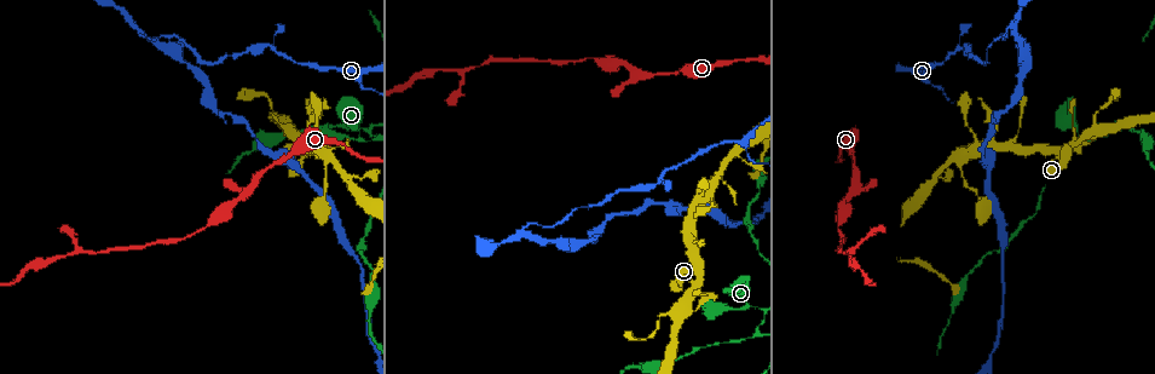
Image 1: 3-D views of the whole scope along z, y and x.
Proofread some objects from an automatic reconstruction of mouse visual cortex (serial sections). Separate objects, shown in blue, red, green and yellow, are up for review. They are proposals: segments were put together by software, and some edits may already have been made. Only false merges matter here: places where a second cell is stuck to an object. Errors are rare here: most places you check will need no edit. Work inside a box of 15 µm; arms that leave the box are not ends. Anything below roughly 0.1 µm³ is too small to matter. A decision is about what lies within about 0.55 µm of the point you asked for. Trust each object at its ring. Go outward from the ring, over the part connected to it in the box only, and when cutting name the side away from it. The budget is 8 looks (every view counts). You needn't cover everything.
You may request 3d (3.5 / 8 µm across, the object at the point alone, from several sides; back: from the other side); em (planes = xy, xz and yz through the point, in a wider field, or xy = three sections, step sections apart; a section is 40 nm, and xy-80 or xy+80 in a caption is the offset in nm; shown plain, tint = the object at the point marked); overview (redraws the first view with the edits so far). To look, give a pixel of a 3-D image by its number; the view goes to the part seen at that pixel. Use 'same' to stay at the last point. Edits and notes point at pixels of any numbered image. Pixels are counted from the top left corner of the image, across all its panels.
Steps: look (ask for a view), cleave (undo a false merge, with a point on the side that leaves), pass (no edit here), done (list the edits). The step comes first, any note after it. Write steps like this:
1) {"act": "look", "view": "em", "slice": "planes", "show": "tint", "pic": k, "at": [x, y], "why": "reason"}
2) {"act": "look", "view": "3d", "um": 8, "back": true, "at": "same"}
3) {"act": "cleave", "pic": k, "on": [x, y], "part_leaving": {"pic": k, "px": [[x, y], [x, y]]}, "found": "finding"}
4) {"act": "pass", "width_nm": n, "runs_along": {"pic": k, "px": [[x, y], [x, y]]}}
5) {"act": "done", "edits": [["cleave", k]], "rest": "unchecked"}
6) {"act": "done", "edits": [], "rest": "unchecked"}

{"act": "look", "view": "3d", "um": 3.5, "pic": 1, "at": [268, 44], "why": "narrows sharply"}

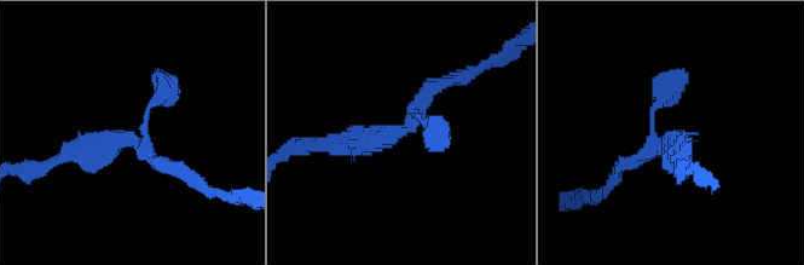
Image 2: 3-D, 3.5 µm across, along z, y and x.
{"act": "look", "view": "em", "slice": "xy", "step": 3, "show": "tint", "pic": 2, "at": [403, 127], "why": "shape alone is not enough"}

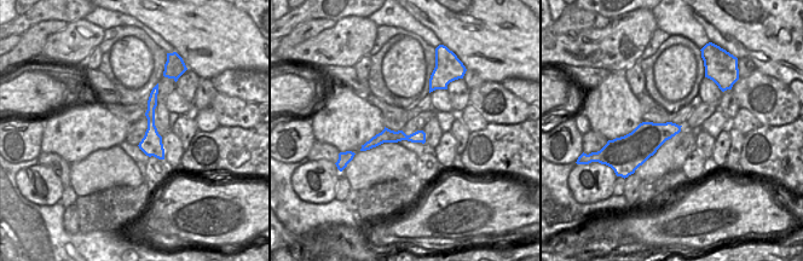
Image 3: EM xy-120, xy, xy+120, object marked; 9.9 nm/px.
{"act": "pass", "runs_along": {"pic": 3, "px": [[155, 91], [151, 145], [161, 156]]}, "found": "all the same cell"}

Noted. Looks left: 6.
{"act": "look", "view": "3d", "um": 3.5, "pic": 1, "at": [135, 27], "why": "arms run side by side"}

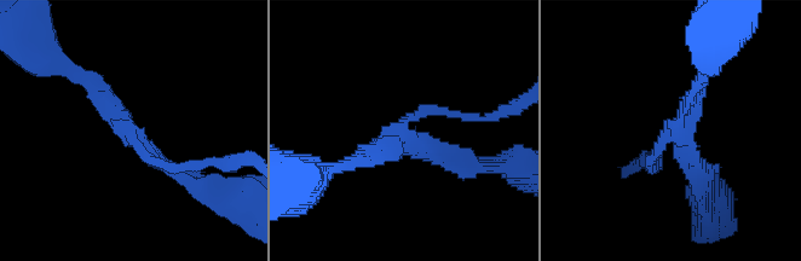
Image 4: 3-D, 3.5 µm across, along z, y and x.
{"act": "look", "view": "em", "slice": "xy", "step": 1, "show": "tint", "pic": 4, "at": [131, 135], "arms": 3, "arm_widths_nm": [150, 200, 200], "why": "need the tissue"}

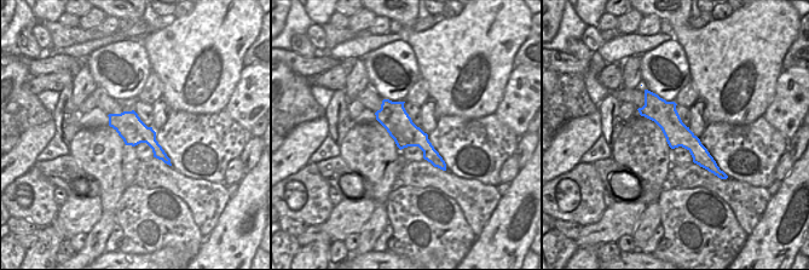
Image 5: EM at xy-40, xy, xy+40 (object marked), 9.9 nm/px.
{"act": "cleave", "pic": 4, "on": [58, 70], "width_nm": 280, "part_leaving": {"pic": 4, "px": [[403, 129], [428, 151], [495, 167]]}, "found": "a second cell is stuck on"}

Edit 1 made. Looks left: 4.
{"act": "look", "view": "3d", "um": 3.5, "back": true, "pic": 1, "at": [360, 138]}

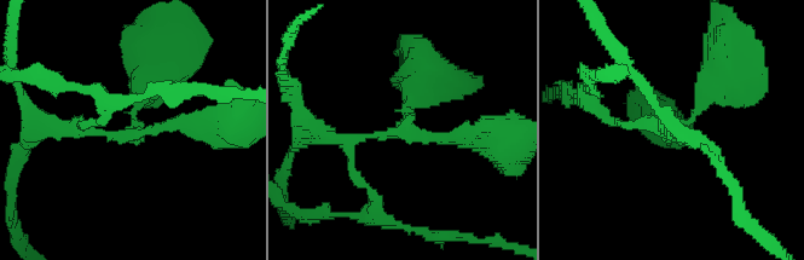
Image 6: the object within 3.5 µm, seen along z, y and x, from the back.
{"act": "look", "view": "em", "slice": "xy", "step": 1, "show": "tint", "pic": 6, "at": [129, 136], "arms": 3, "arm_widths_nm": [150, 150, 350], "why": "need the tissue"}

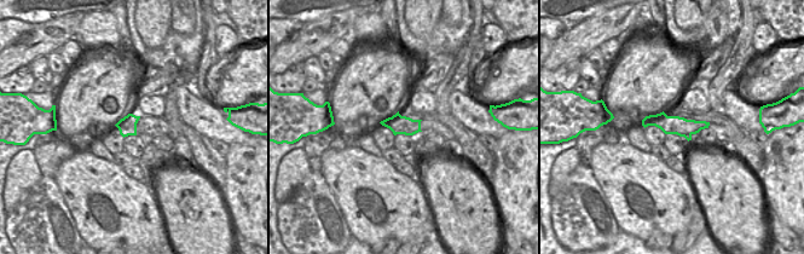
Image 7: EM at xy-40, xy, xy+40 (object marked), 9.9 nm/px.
{"act": "cleave", "pic": 6, "on": [614, 122], "part_leaving": {"pic": 6, "px": [[654, 128], [608, 121], [574, 98]]}, "found": "a second cell is stuck on"}

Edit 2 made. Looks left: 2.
{"act": "done", "edits": [["cleave", 4], ["cleave", 6]], "rest": "unchecked"}

